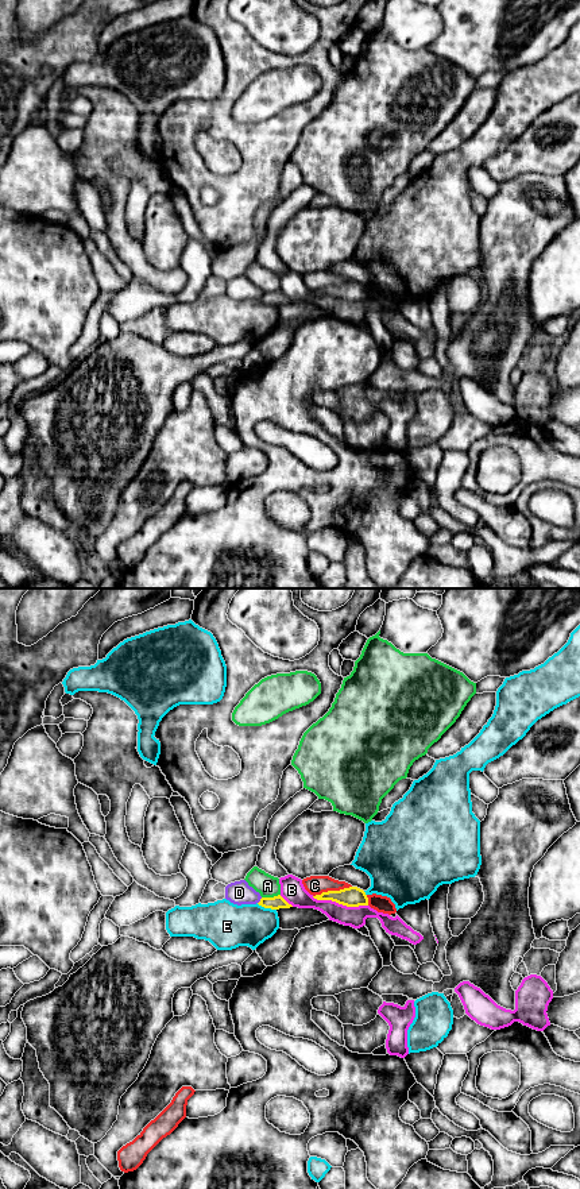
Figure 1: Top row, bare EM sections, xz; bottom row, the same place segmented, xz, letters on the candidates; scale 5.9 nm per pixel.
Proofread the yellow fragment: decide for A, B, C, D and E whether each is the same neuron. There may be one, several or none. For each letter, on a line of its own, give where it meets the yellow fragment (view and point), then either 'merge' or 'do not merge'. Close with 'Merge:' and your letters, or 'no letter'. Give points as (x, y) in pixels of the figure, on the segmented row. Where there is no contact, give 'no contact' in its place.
A: contact xz (270, 898); do not merge
B: contact xz (340, 903); do not merge
C: contact xz (332, 891); do not merge
D: contact xz (260, 900); do not merge
E: contact xz (266, 907); do not merge
Merge: no letter

